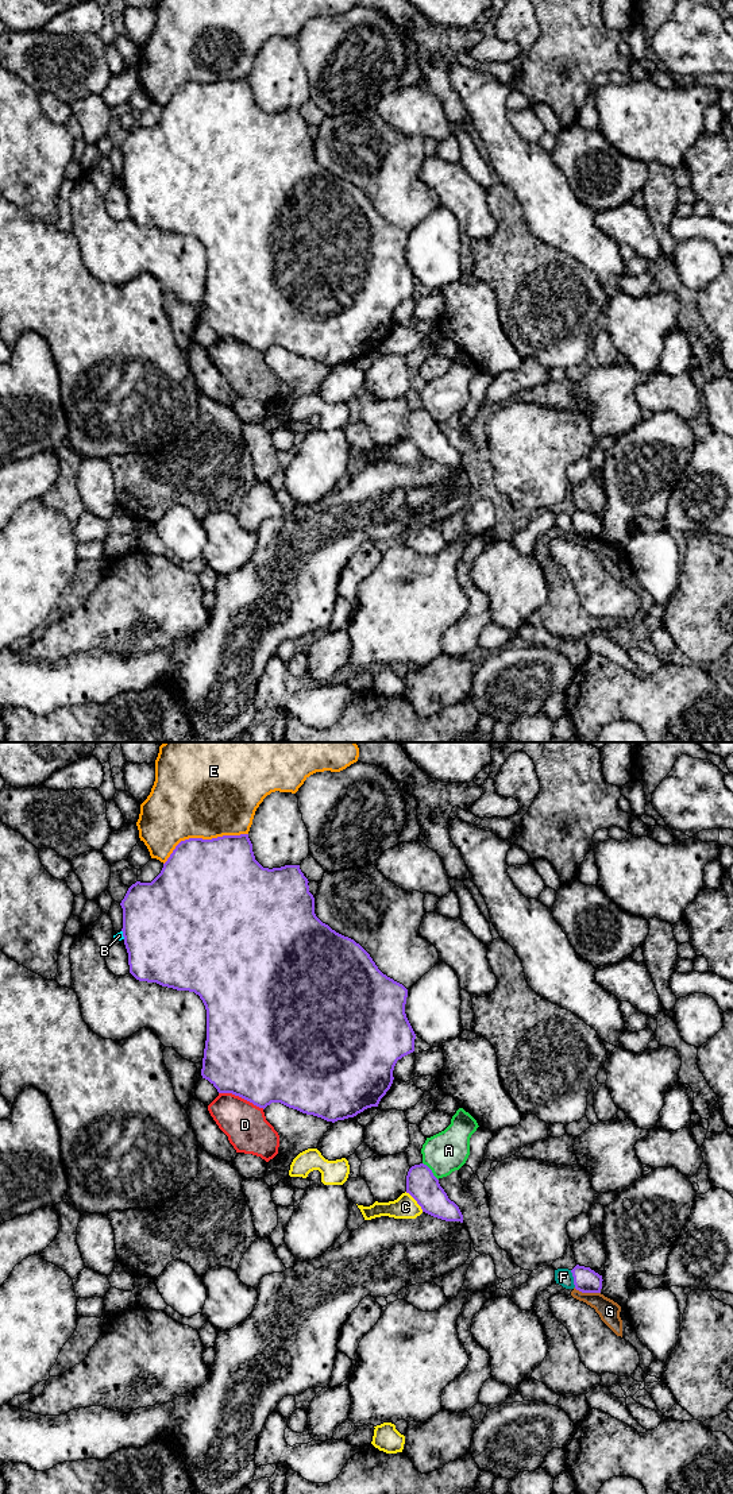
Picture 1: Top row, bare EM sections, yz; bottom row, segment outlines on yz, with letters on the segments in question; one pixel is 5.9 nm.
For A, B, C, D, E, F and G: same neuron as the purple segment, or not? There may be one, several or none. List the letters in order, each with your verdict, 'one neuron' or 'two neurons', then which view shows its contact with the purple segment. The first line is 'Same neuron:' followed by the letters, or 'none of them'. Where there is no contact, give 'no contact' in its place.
Same neuron: none of them
A: two neurons; contact in yz
B: two neurons; contact in yz
C: two neurons; contact in yz
D: two neurons; contact in yz
E: two neurons; contact in yz
F: two neurons; contact in yz
G: two neurons; contact in yz

